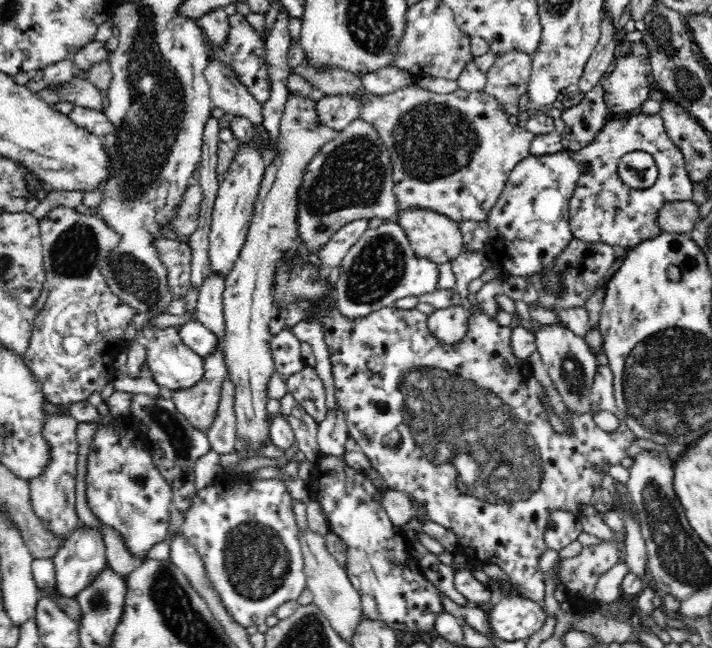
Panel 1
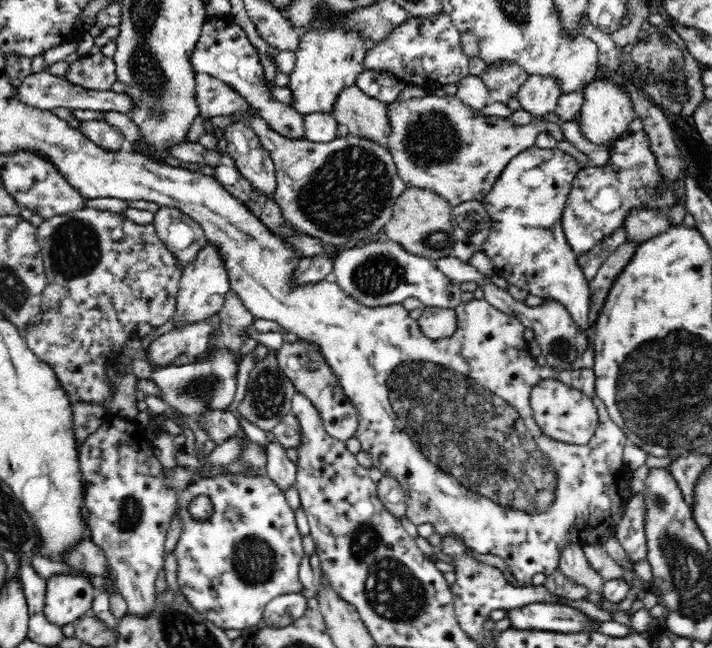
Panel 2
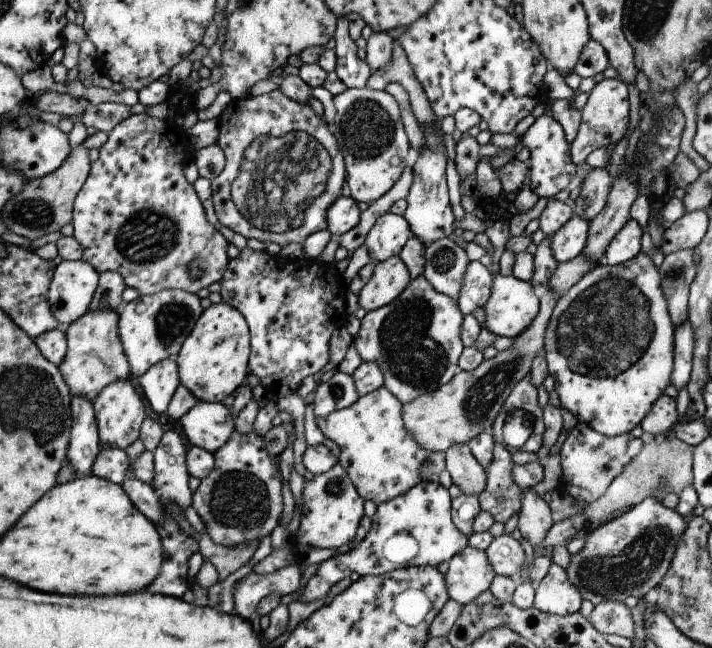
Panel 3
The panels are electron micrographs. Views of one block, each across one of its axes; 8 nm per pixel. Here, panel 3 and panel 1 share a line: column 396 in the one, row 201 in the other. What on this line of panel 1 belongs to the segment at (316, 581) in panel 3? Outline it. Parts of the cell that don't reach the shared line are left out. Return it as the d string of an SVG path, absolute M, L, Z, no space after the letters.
M566 150L552 154L530 154L510 171L497 204L486 222L489 237L483 251L498 273L514 277L540 277L544 291L565 293L561 272L555 270L555 258L573 239L569 203L581 175L579 162Z

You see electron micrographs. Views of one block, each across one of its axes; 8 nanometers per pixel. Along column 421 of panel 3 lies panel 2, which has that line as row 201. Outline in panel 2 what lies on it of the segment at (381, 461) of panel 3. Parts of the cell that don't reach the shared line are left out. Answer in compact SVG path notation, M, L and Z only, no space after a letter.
M454 95L446 98L430 97L412 98L407 102L387 104L389 108L390 125L393 134L389 141L389 149L394 157L398 173L404 179L406 187L424 187L440 194L448 200L451 207L470 200L481 201L490 192L494 181L501 175L502 169L519 152L532 148L540 132L549 132L556 142L566 141L562 127L557 123L545 121L542 124L516 126L508 118L498 116L474 116L476 111L462 105Z

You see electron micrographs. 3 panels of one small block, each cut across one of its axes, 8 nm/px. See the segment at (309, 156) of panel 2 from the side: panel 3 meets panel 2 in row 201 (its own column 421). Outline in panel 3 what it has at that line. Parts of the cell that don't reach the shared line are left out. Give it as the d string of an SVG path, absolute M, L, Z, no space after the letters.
M420 275L411 279L395 300L386 306L366 312L360 320L360 328L352 340L352 346L362 362L374 363L379 368L383 376L382 386L403 406L412 402L415 397L438 390L460 371L458 359L464 350L460 340L461 322L462 315L456 302L448 295L436 292Z

